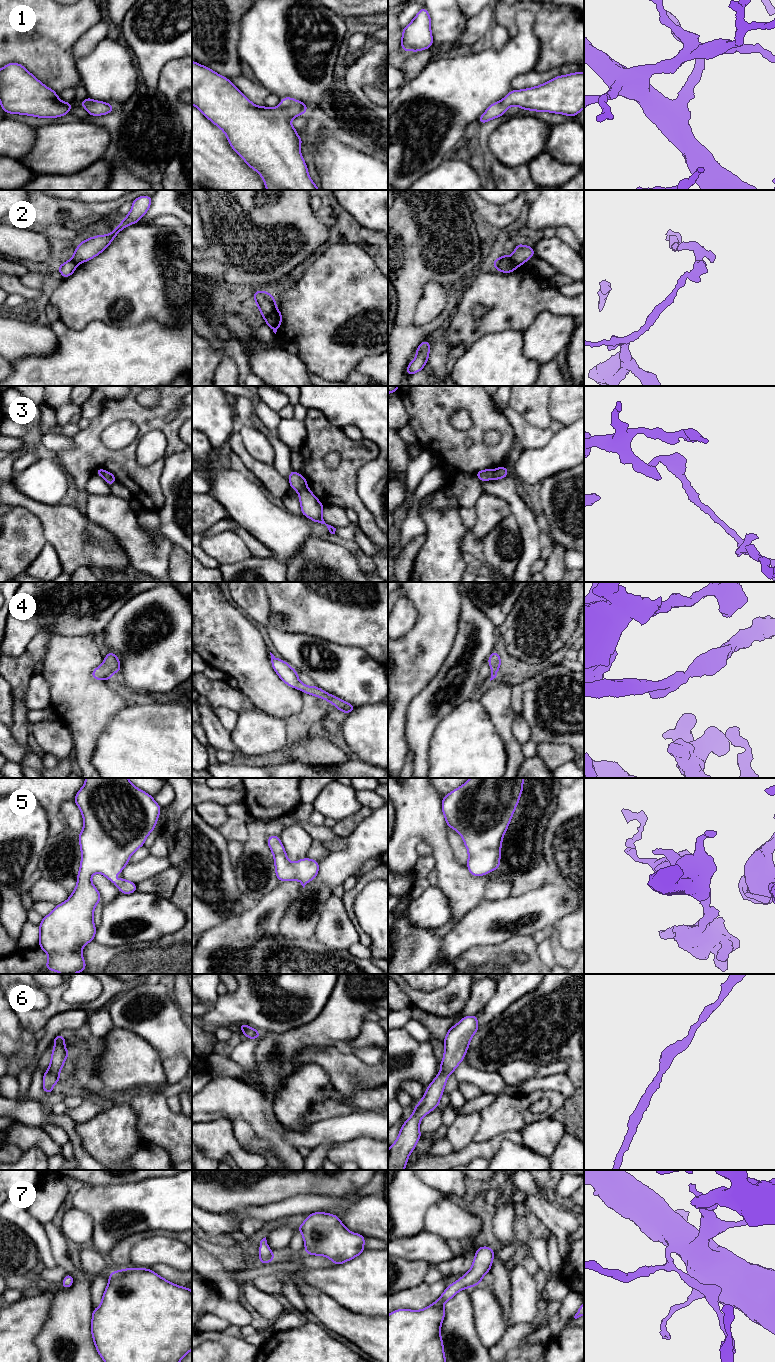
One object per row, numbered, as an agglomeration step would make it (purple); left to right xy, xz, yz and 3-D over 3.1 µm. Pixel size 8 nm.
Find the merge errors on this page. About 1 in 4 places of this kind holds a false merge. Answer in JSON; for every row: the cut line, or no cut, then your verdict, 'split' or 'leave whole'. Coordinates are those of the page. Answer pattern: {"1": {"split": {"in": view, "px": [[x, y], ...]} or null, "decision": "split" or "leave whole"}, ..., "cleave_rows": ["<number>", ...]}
{"1": {"split": null, "decision": "leave whole"}, "2": {"split": {"in": "xz", "px": [[276, 308], [265, 320]]}, "decision": "split"}, "3": {"split": {"in": "xz", "px": [[306, 486], [298, 493]]}, "decision": "split"}, "4": {"split": null, "decision": "leave whole"}, "5": {"split": null, "decision": "leave whole"}, "6": {"split": null, "decision": "leave whole"}, "7": {"split": null, "decision": "leave whole"}, "cleave_rows": ["2", "3"]}

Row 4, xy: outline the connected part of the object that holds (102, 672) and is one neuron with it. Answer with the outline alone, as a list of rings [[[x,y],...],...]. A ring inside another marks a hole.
[[[108,652],[104,657],[104,662],[93,669],[91,676],[94,680],[111,680],[113,678],[111,672],[114,671],[116,676],[121,669],[119,658],[114,652]]]

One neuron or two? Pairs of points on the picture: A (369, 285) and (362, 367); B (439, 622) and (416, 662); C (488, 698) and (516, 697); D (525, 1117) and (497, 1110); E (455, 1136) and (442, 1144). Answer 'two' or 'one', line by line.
A: two
B: one
C: two
D: one
E: two

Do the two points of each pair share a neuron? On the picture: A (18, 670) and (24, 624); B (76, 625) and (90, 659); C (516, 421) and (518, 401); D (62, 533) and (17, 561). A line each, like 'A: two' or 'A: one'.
A: two
B: two
C: two
D: two

